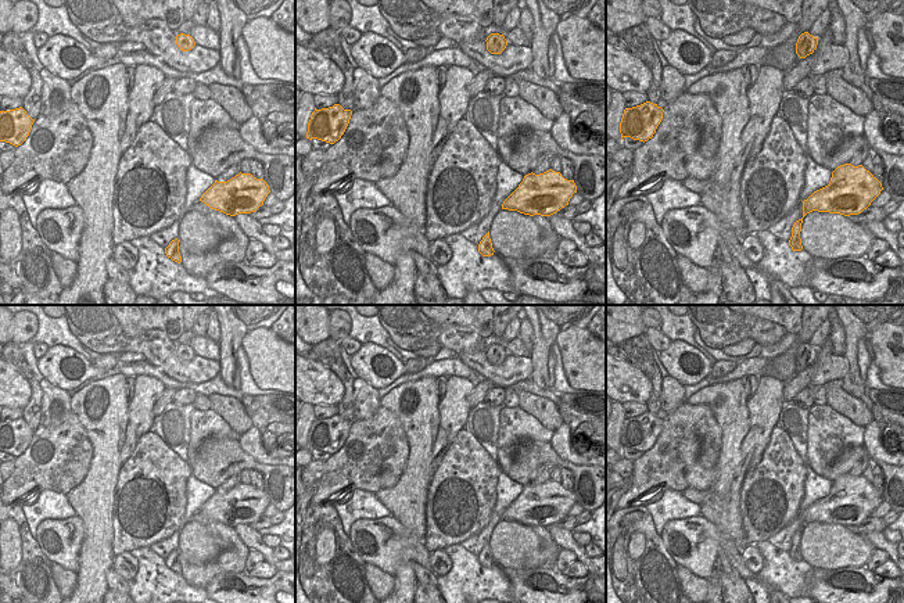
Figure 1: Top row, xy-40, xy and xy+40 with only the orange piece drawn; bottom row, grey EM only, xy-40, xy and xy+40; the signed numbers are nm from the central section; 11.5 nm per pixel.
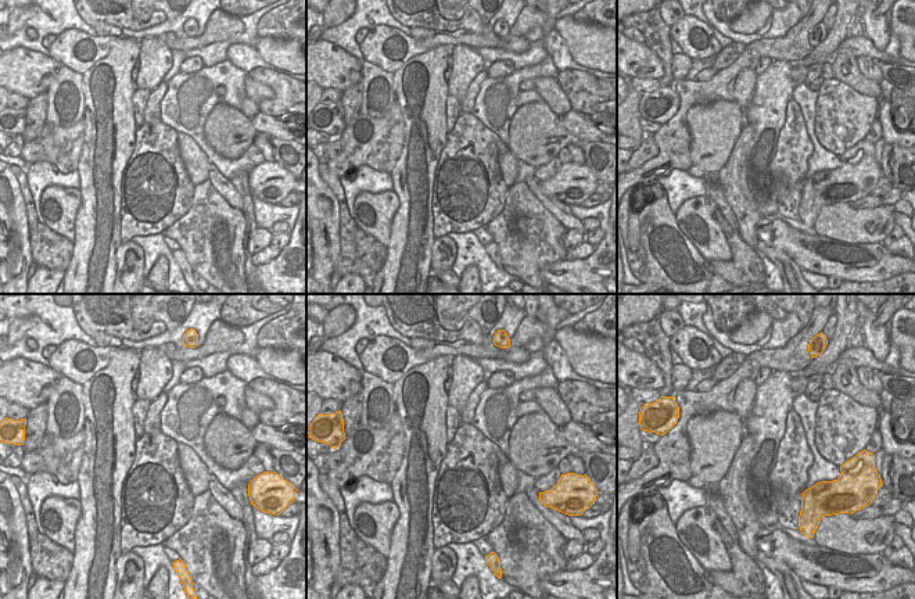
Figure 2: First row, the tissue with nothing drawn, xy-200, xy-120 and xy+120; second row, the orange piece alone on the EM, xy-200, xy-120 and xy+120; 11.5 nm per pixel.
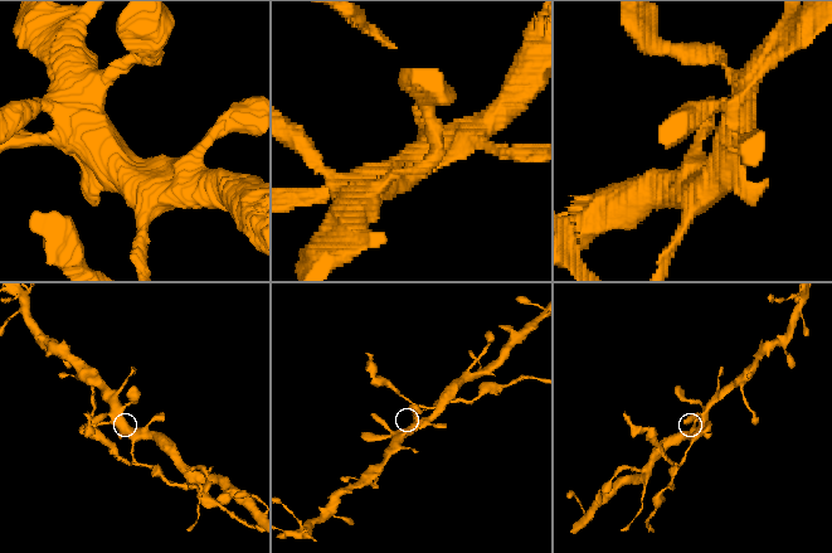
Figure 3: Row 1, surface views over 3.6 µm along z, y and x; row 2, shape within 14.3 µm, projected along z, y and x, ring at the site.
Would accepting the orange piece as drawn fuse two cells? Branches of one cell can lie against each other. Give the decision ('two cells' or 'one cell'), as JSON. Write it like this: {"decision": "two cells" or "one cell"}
{"decision": "two cells"}

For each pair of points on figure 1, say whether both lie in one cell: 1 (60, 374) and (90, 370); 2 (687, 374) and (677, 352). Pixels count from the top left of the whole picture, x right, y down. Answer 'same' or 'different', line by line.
1: same
2: same

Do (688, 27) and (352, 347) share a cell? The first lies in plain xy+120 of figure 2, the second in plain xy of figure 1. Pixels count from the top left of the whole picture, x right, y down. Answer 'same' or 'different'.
different

